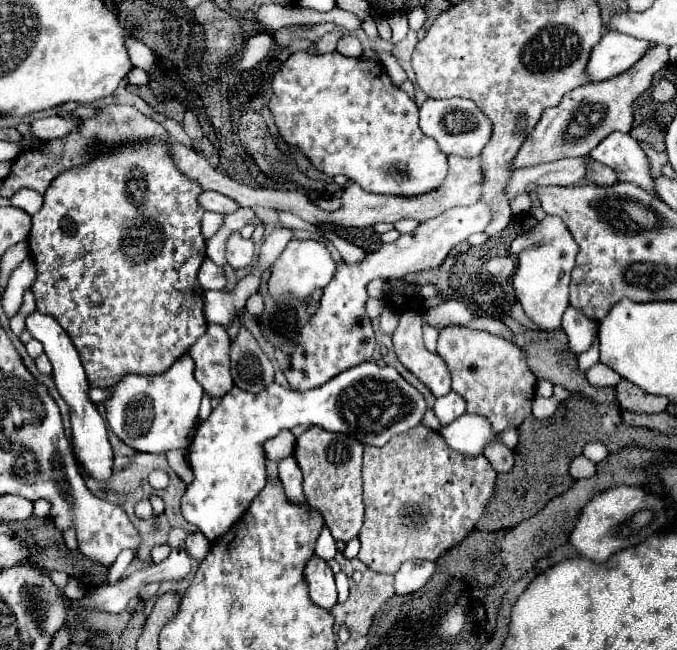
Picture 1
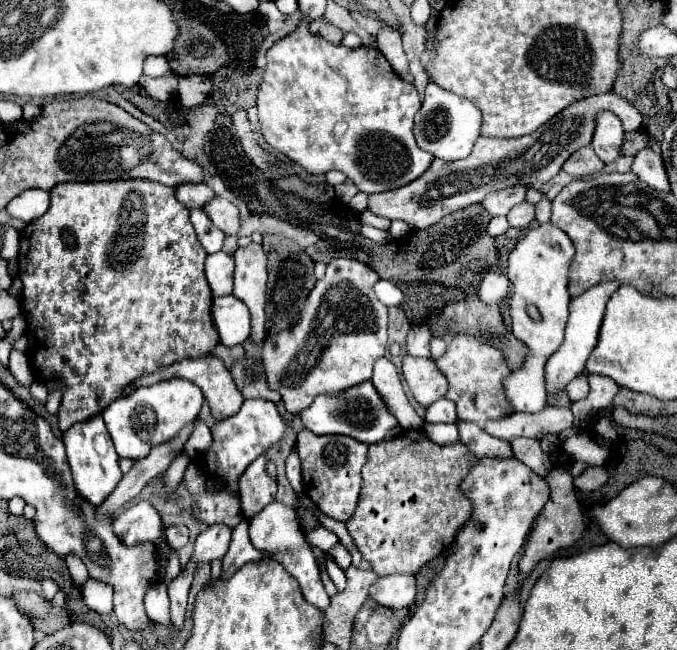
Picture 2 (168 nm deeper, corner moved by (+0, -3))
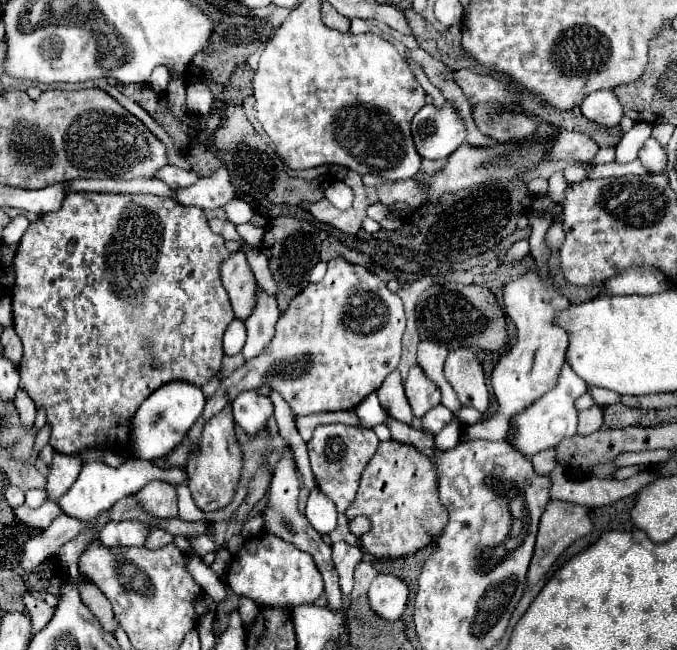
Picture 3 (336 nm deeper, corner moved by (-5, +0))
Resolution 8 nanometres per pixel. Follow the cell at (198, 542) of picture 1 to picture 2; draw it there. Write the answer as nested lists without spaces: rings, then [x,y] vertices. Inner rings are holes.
[[[166,527],[166,537],[174,549],[182,549],[188,543],[188,529],[186,527]]]

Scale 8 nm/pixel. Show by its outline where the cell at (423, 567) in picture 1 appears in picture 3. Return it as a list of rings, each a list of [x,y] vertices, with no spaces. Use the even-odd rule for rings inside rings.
[[[377,574],[369,588],[369,604],[373,612],[385,620],[399,620],[409,600],[409,588],[391,574]]]

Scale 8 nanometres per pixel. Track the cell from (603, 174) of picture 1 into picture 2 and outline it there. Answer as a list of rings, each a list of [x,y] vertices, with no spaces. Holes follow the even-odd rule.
[[[578,149],[566,163],[564,171],[570,173],[572,177],[590,177],[602,171],[602,161],[596,157],[594,151],[582,151]]]

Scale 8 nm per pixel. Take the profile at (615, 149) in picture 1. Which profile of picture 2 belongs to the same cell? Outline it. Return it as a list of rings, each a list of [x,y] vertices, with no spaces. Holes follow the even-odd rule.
[[[602,111],[596,117],[596,131],[592,139],[592,149],[604,163],[614,163],[622,153],[622,143],[624,143],[624,129],[620,119],[610,113]]]

